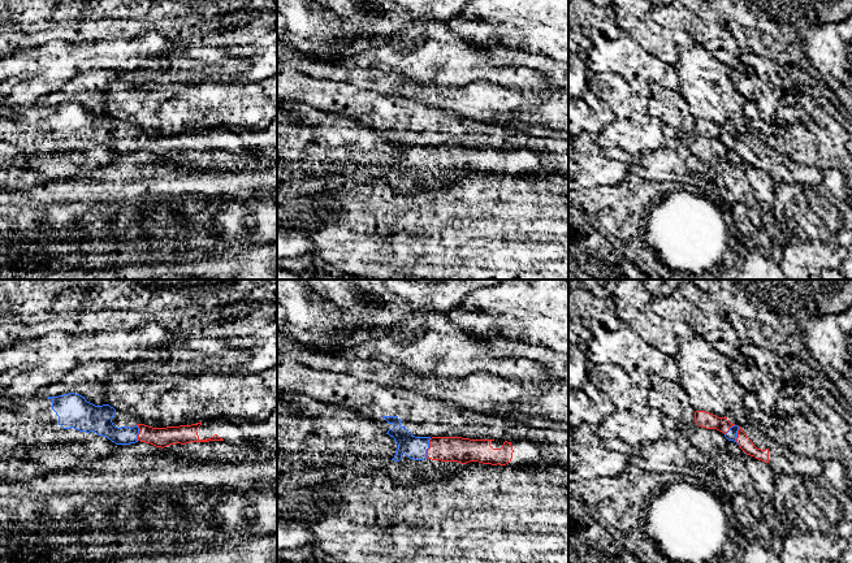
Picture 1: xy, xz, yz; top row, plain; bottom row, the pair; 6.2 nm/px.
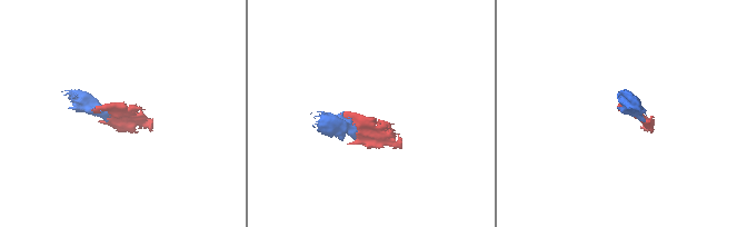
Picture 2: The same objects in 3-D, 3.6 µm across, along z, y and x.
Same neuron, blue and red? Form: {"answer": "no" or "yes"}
{"answer": "yes"}

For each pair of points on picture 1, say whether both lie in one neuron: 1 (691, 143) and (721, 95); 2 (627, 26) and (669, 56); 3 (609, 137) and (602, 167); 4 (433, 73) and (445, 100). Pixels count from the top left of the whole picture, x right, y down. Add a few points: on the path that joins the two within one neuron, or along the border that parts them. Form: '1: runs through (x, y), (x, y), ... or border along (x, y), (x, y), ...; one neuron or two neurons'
1: border along (680, 92), (687, 103), (690, 115), (695, 120); two neurons
2: runs through (638, 30), (658, 46); one neuron
3: border along (593, 137), (604, 150); two neurons
4: border along (470, 82), (448, 91), (435, 87); two neurons

